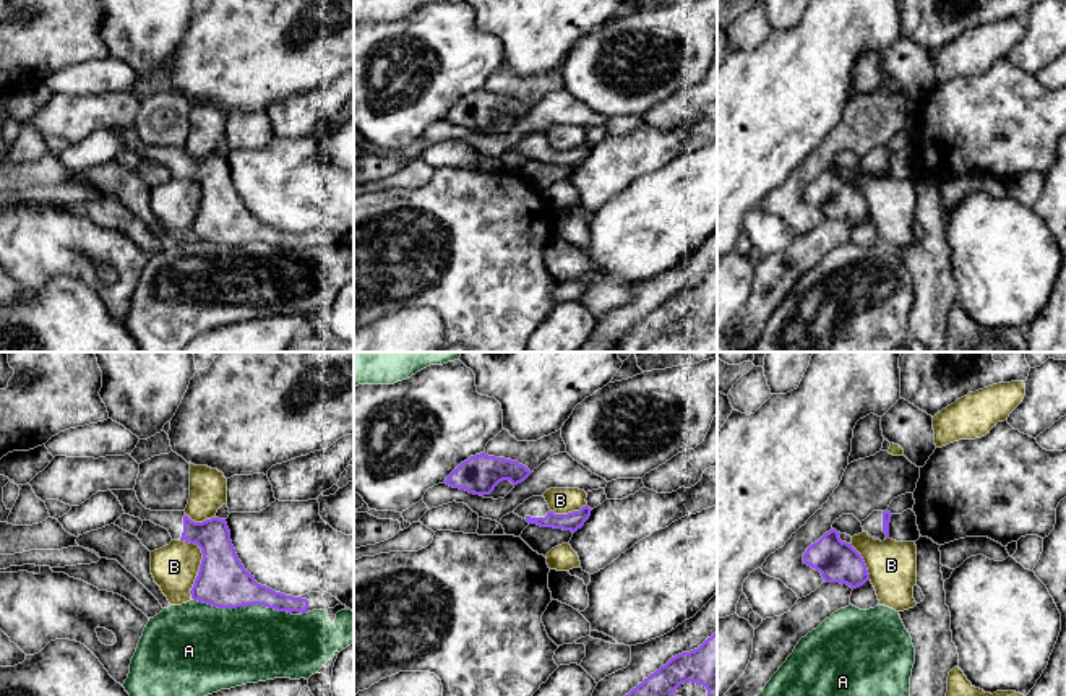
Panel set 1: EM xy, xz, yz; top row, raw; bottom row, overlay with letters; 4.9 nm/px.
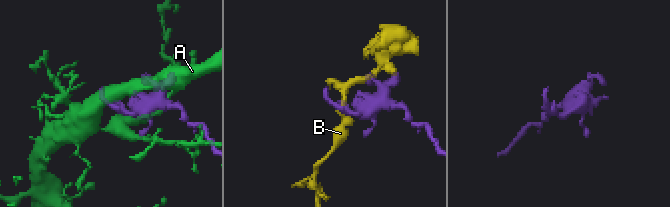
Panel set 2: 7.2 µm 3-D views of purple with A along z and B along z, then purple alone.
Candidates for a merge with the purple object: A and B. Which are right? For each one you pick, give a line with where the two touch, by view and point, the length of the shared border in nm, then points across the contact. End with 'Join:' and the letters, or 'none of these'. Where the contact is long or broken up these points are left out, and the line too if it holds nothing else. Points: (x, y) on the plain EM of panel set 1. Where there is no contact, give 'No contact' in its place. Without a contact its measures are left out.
Join: none of these

